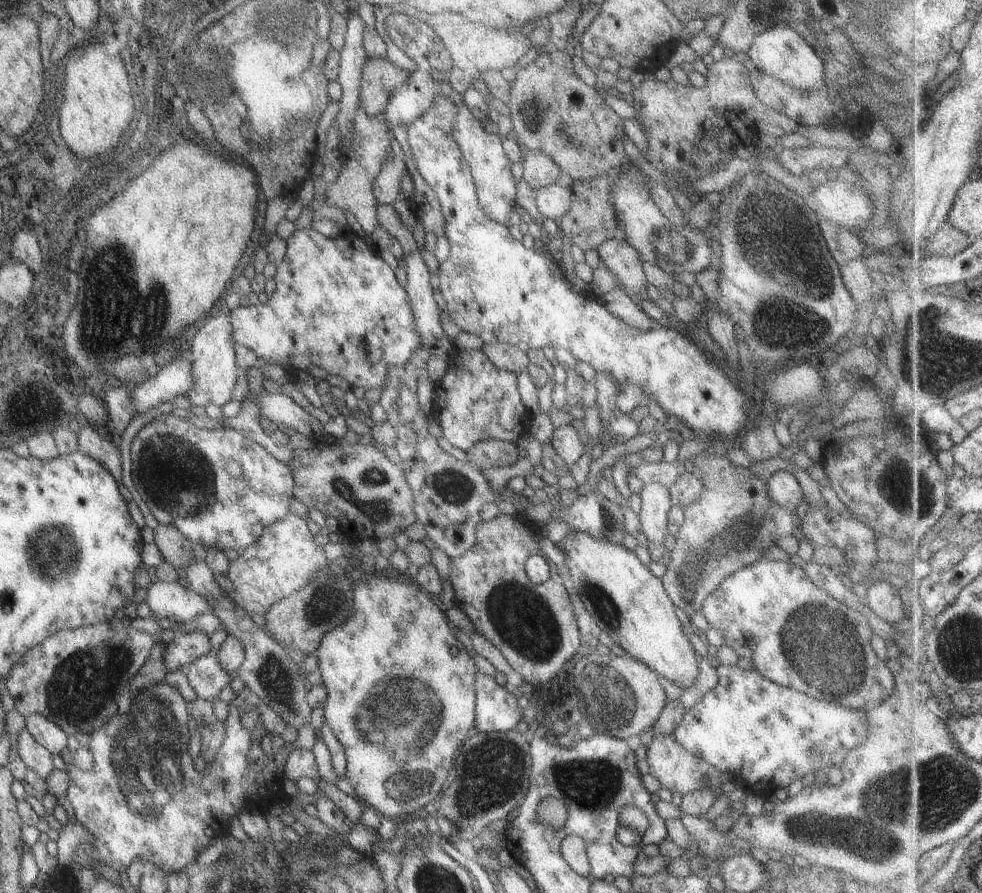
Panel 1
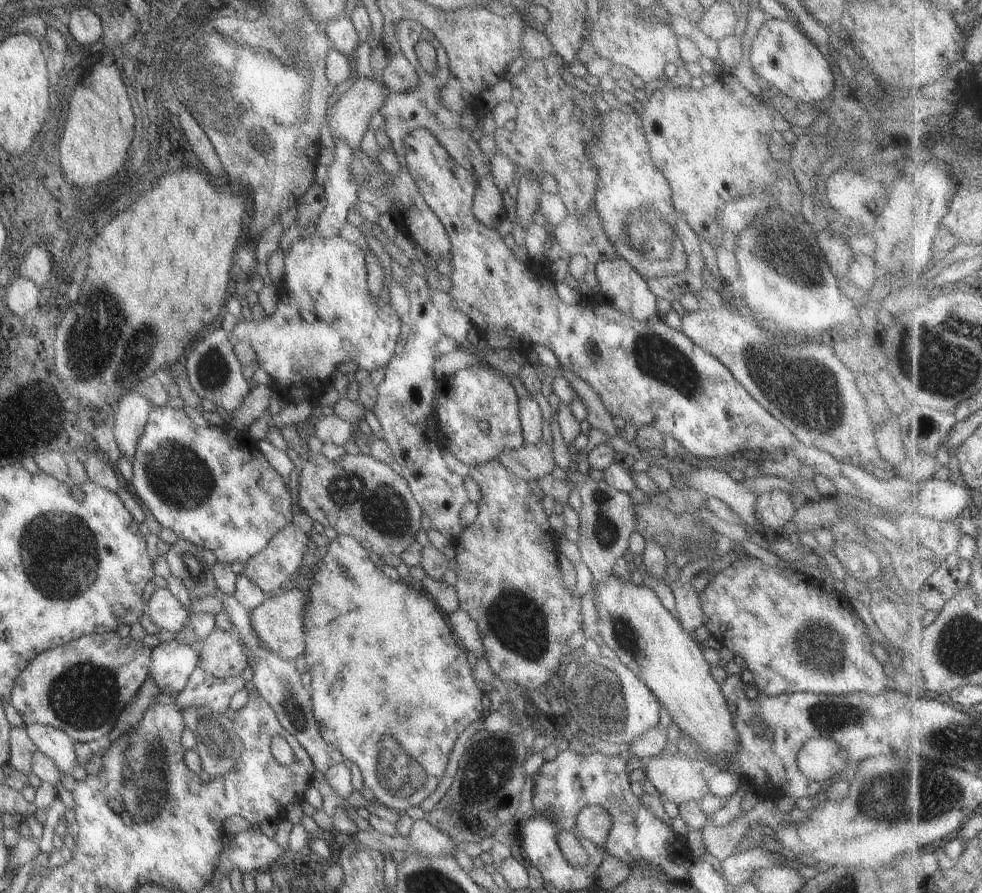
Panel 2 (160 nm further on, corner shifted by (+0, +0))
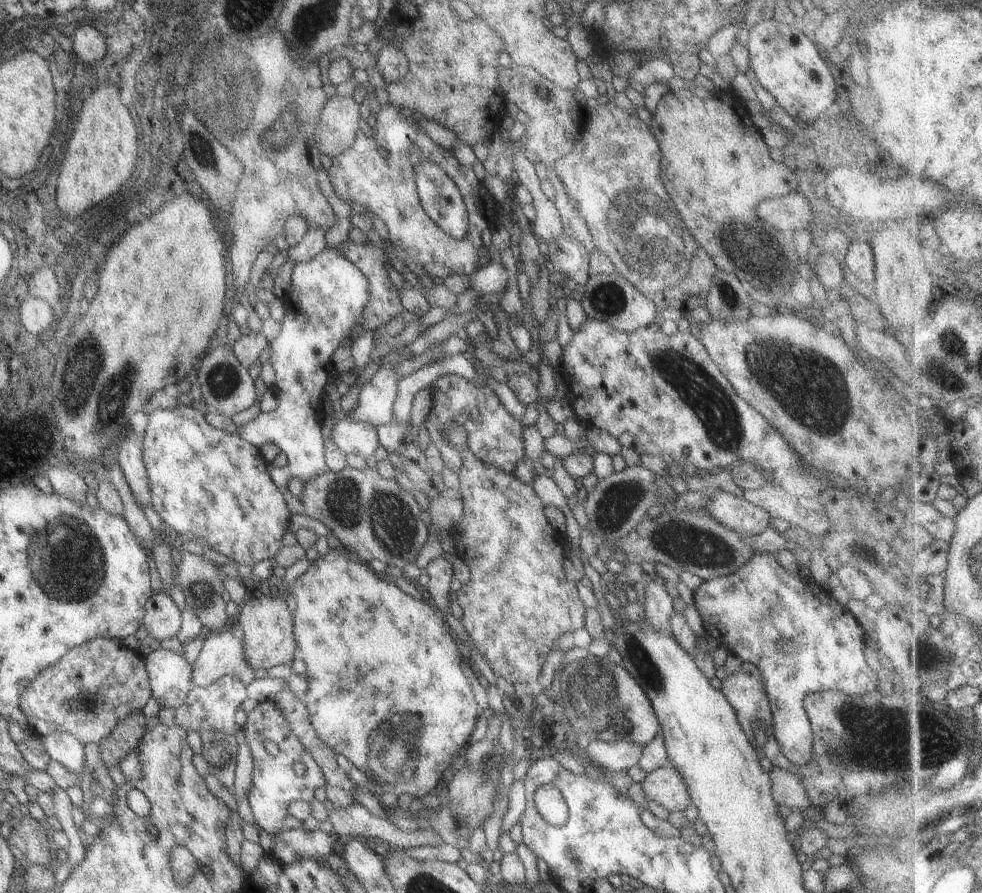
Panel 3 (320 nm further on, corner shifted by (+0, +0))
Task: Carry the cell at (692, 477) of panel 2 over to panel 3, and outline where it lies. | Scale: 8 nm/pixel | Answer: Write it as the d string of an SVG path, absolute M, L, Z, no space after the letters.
M770 482L753 490L742 490L742 493L745 502L764 510L771 520L783 519L809 534L828 530L829 521L817 497L792 496L779 485Z

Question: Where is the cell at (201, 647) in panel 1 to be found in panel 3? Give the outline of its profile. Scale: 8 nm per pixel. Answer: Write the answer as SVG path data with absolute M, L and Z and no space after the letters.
M157 649L144 657L150 693L161 707L179 706L190 689L192 666L183 655L169 649Z

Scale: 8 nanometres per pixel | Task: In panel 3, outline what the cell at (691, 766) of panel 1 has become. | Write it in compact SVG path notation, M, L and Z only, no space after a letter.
M668 762L647 773L640 785L645 798L663 806L668 813L683 811L690 804L681 775Z

